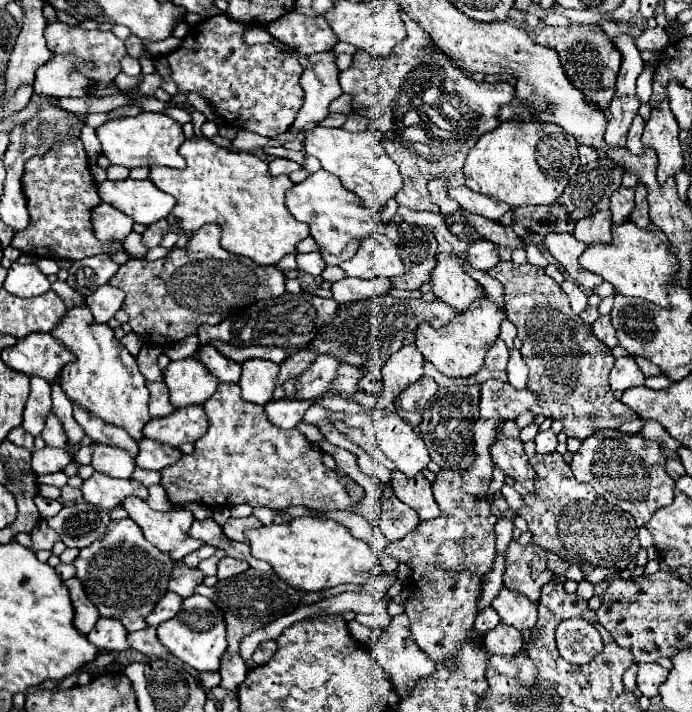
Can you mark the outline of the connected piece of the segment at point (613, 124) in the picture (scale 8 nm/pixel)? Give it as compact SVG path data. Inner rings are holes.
M636 95L628 99L612 99L610 119L604 133L604 141L608 143L608 147L626 147L628 129L638 113L638 107L640 103Z

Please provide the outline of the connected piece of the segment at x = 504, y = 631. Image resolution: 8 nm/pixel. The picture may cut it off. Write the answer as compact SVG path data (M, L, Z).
M498 625L484 637L484 647L490 655L516 655L522 647L522 633L508 625Z

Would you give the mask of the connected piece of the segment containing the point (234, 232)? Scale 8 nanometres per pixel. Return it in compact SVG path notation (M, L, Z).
M200 137L184 141L184 145L180 147L180 155L186 159L184 169L152 167L152 173L150 173L150 181L158 189L176 197L176 205L166 217L170 227L192 233L206 223L214 223L222 231L220 245L224 249L236 255L244 255L258 265L276 265L284 255L298 253L296 245L310 235L310 229L306 223L296 221L284 205L284 195L294 185L288 175L274 177L268 173L268 163L264 163L260 157L252 153L232 153L228 149L214 145L210 139L200 139Z

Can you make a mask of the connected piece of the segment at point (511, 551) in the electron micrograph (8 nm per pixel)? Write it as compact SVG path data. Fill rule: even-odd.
M512 541L506 549L504 587L524 593L530 601L536 603L540 599L542 585L554 577L554 573L546 567L546 555L544 547L534 543L520 545L518 541Z

